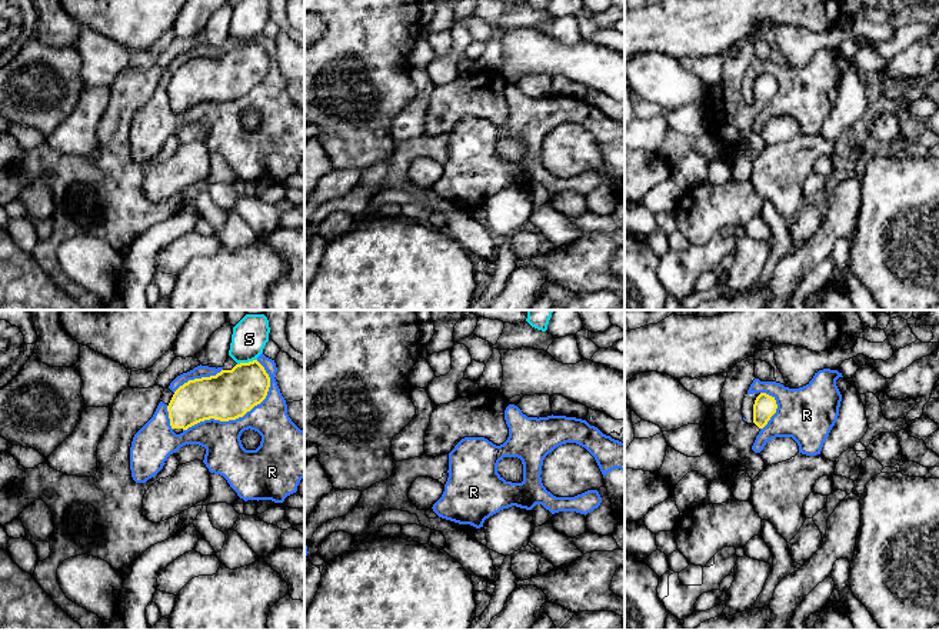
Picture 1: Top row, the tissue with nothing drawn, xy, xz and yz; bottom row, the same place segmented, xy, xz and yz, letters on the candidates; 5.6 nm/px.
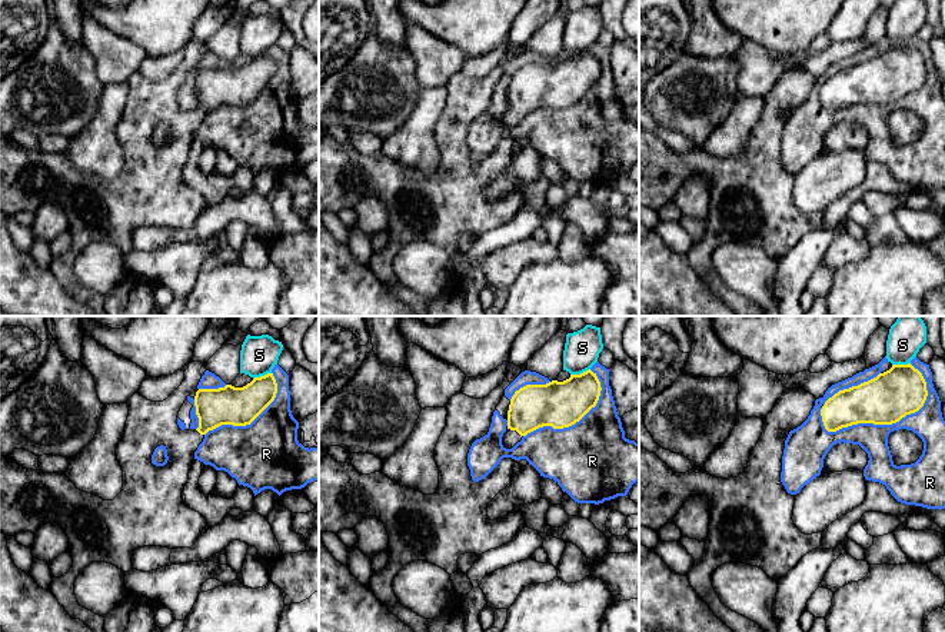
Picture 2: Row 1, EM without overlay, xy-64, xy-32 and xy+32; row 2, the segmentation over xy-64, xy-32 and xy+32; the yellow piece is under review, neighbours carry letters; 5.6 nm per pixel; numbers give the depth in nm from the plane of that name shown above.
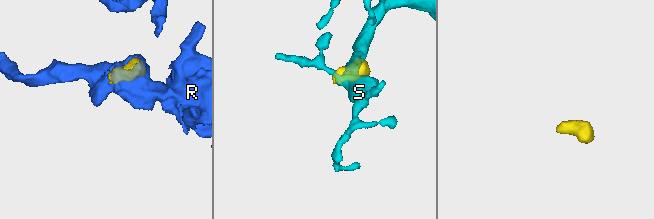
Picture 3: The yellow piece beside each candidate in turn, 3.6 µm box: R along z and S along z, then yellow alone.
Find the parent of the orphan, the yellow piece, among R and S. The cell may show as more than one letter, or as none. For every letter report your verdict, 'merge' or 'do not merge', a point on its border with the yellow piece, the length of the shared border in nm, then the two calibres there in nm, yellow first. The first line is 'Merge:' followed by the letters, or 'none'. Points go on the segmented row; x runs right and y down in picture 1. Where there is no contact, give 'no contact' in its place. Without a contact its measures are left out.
Merge: none
R: do not merge; contact xy (239, 416); length 600 nm; calibres 280 and 220 nm
S: do not merge; contact xy (246, 363); length 120 nm; calibres 280 and 200 nm

